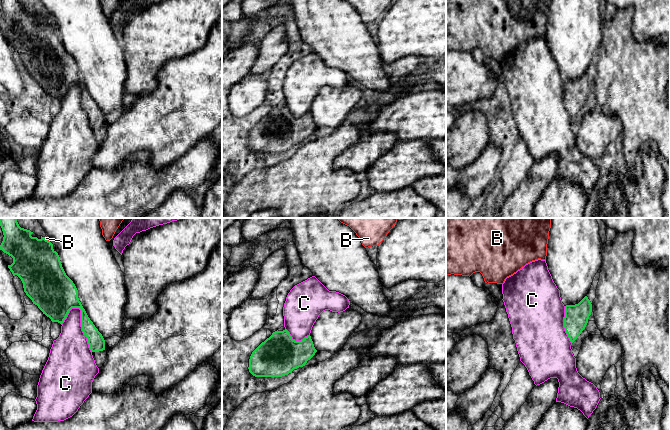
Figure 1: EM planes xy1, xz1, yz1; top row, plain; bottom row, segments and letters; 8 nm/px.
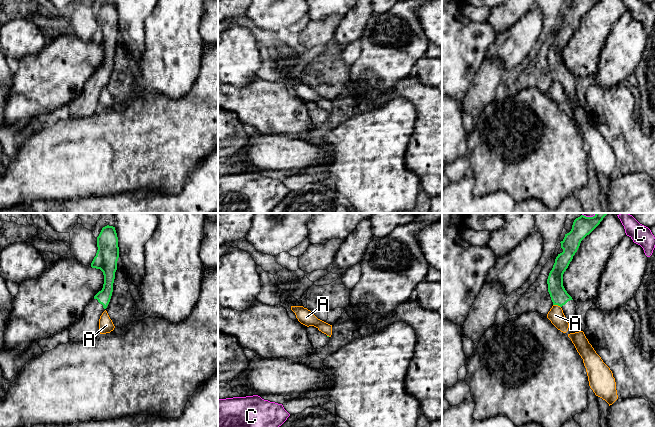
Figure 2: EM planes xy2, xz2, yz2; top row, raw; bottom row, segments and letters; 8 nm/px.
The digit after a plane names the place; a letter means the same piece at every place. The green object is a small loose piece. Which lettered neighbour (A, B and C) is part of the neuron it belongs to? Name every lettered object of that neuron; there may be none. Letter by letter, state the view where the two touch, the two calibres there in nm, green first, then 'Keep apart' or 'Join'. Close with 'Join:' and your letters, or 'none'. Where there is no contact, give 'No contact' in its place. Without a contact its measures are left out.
A: Touches green in yz2. Thickness 140 nm (green) against 120 nm. Keep apart
B: Touches green in xy1. Thickness 360 nm (green) against 30 nm. Keep apart
C: Touches green in xy1. Thickness 200 nm (green) against 320 nm. Keep apart
Join: none

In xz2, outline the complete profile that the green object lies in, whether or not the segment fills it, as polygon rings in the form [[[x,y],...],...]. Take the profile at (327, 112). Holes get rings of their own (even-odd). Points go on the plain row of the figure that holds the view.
[[[314,102],[307,103],[308,114],[314,125],[320,125],[328,121],[330,113]]]

